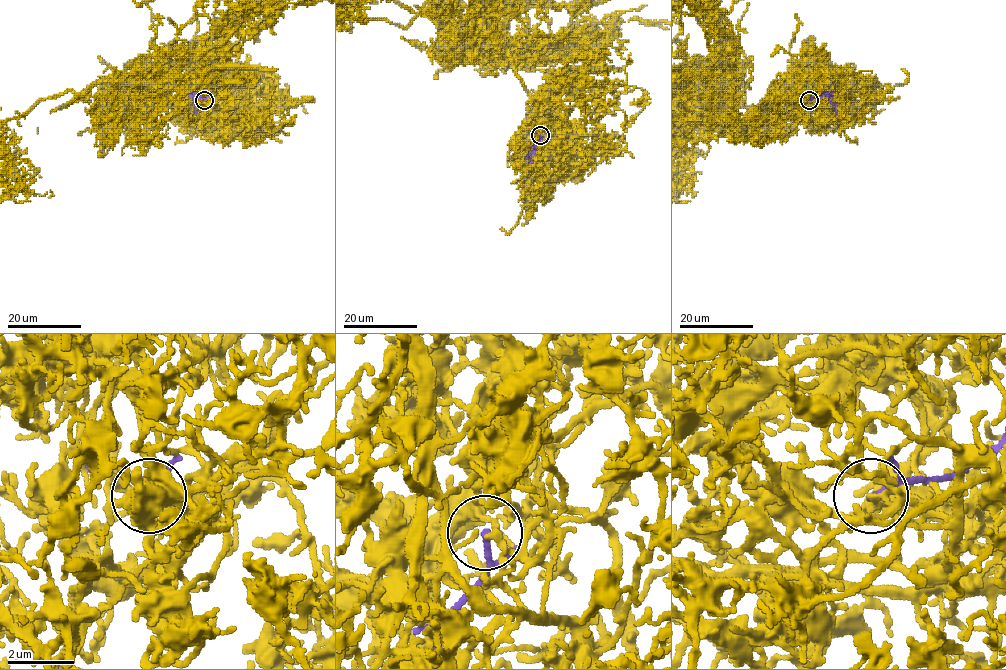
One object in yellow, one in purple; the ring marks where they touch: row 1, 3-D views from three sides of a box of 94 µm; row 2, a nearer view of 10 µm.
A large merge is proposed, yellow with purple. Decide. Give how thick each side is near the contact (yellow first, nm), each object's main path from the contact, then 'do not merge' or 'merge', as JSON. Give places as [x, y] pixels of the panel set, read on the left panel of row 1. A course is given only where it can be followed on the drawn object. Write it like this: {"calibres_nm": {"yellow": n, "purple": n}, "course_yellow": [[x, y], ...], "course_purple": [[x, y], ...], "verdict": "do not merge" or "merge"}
{"calibres_nm": {"yellow": 120, "purple": 120}, "course_purple": [[205, 100], [196, 94], [194, 98], [196, 114]], "verdict": "do not merge"}

